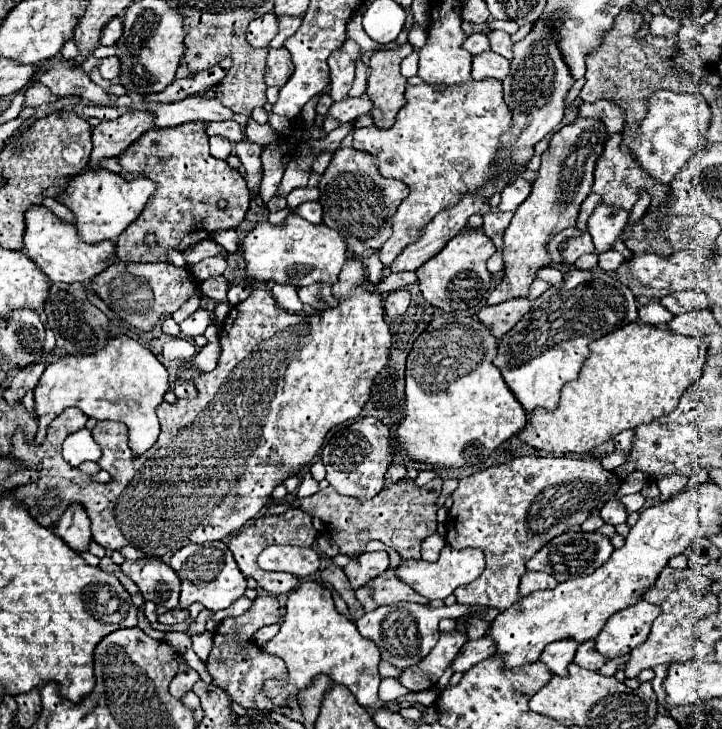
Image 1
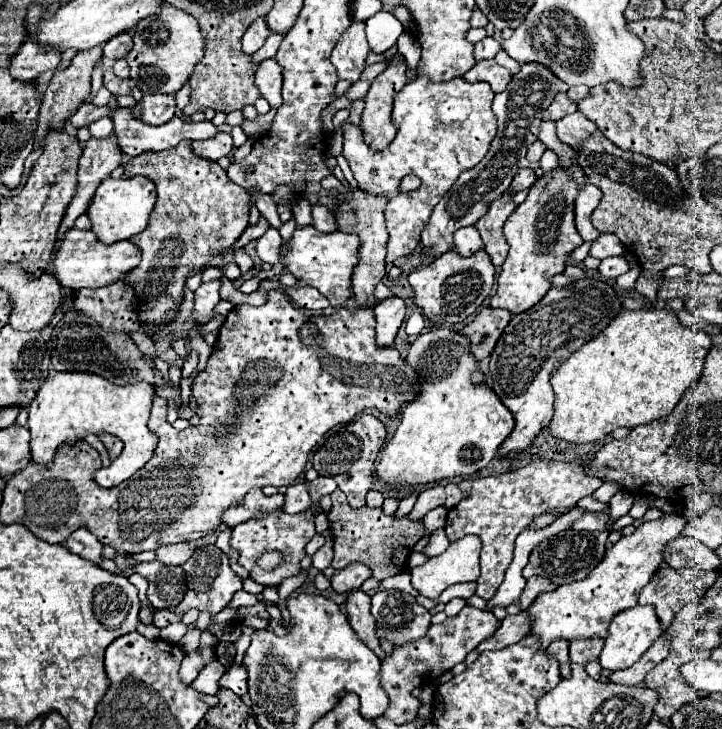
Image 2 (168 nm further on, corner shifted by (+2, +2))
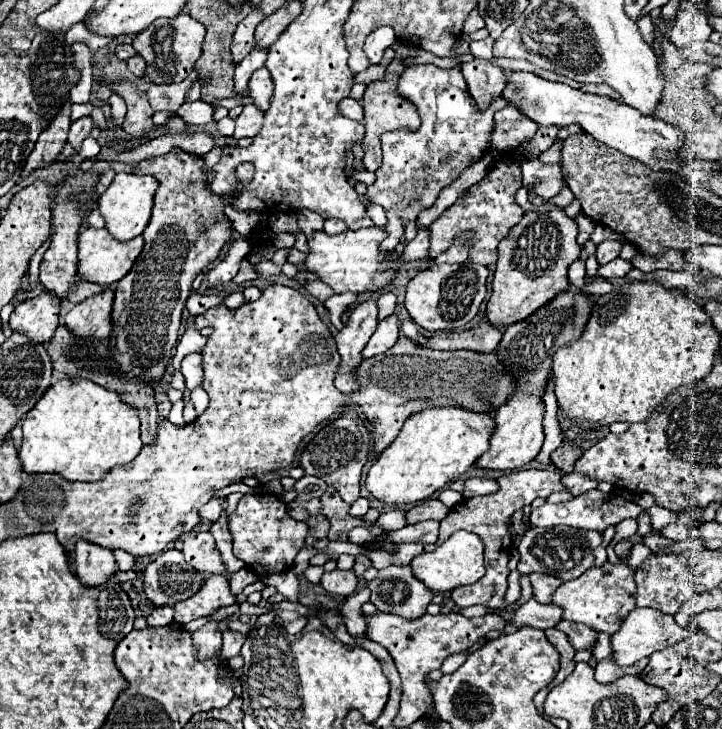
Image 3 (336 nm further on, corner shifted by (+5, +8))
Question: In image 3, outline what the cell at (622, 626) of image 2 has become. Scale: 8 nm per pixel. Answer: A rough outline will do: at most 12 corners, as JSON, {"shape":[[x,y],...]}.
{"shape":[[635,608],[611,636],[631,666],[693,634],[673,616]]}

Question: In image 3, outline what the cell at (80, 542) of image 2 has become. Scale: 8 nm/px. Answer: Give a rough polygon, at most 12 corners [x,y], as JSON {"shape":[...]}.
{"shape":[[85,540],[75,574],[85,588],[105,584],[119,566],[111,550]]}

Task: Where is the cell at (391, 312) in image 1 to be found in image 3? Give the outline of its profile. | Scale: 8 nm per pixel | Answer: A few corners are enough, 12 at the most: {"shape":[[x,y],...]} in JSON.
{"shape":[[395,314],[379,322],[363,356],[383,354],[399,338]]}

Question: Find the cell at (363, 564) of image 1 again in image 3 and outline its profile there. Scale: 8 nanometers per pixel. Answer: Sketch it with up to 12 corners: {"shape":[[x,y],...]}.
{"shape":[[351,570],[325,572],[321,586],[333,596],[351,596],[357,576]]}

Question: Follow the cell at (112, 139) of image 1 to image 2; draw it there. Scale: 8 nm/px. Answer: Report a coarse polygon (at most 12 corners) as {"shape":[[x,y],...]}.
{"shape":[[114,134],[84,144],[78,192],[66,208],[58,236],[86,212],[100,180],[122,164]]}

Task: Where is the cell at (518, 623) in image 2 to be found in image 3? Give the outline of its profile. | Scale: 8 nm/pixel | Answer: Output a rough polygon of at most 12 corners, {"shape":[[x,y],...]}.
{"shape":[[521,604],[511,620],[517,626],[553,628],[563,618],[563,608]]}

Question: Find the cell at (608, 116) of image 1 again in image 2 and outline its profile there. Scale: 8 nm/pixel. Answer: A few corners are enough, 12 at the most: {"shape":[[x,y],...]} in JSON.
{"shape":[[582,112],[556,122],[560,142],[582,144],[598,128]]}

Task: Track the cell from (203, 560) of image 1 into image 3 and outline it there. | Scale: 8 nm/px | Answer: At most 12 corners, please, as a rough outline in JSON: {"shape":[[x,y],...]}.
{"shape":[[223,576],[205,580],[201,592],[175,604],[175,622],[211,616],[235,604]]}

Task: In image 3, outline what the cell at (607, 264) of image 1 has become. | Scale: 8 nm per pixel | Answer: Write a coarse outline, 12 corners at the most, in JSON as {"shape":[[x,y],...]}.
{"shape":[[615,258],[609,266],[599,268],[605,280],[623,278],[631,270],[631,262]]}

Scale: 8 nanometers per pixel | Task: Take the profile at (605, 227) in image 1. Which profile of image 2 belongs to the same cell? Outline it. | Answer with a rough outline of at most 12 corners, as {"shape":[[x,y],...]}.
{"shape":[[600,234],[590,256],[600,260],[622,256],[624,244],[616,234]]}

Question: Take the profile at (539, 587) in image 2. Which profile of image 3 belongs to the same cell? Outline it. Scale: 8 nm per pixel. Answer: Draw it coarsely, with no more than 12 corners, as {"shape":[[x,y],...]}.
{"shape":[[531,574],[535,600],[549,604],[561,580],[547,574]]}

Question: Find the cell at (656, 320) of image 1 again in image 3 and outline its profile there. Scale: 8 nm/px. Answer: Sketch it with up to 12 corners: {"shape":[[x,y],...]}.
{"shape":[[603,278],[585,282],[581,288],[585,294],[601,296],[615,290]]}

